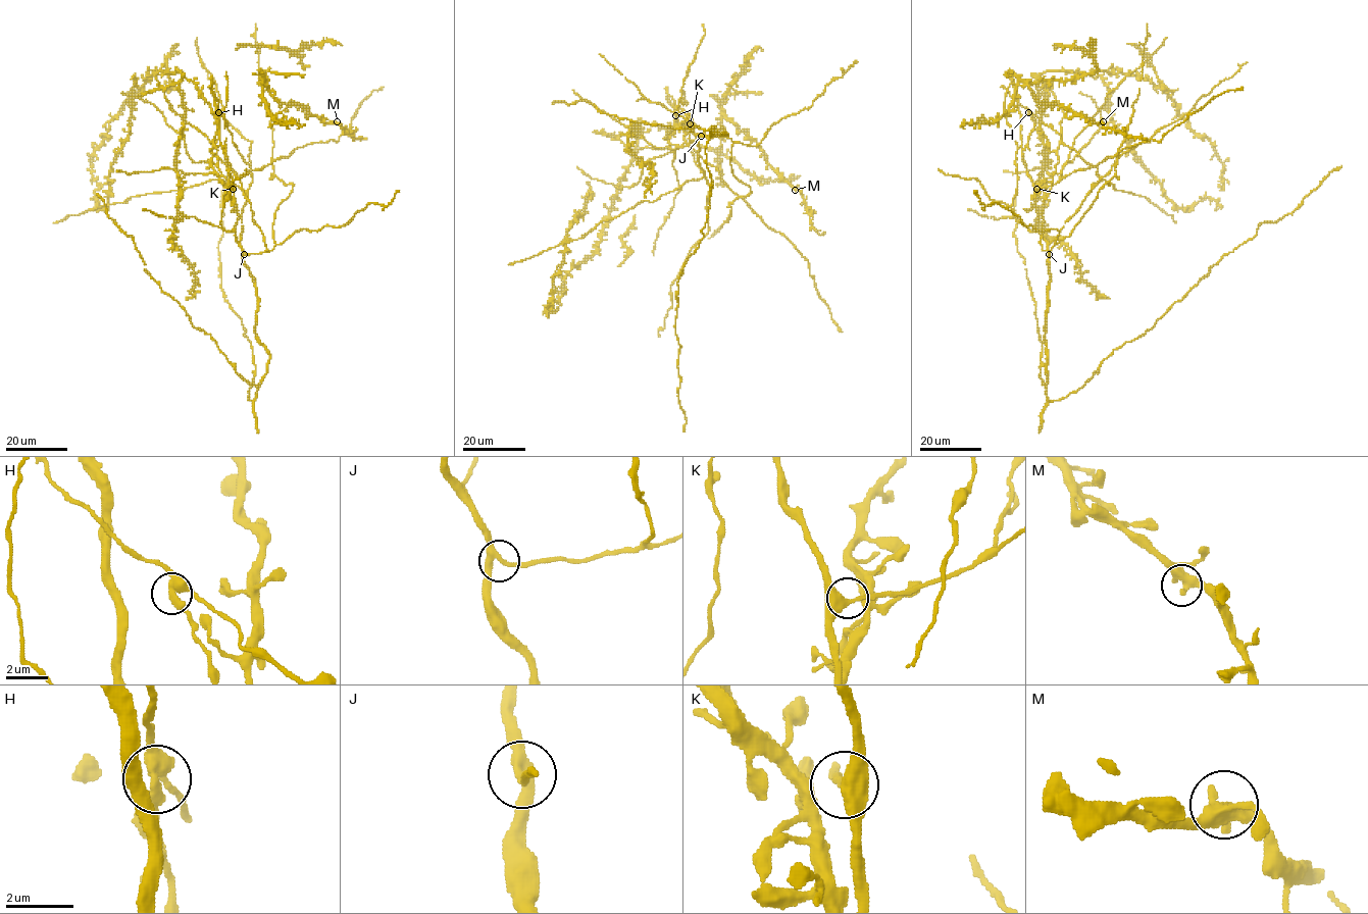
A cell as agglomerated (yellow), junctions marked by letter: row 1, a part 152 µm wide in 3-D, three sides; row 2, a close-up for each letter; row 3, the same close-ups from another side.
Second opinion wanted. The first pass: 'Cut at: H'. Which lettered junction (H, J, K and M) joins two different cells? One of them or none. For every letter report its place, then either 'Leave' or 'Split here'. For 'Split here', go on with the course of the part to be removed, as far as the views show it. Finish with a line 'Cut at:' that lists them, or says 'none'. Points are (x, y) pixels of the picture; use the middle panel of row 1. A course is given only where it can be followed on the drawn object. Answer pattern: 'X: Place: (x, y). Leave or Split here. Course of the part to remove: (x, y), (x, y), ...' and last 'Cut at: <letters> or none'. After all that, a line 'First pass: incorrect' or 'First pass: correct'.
H: Place: (675, 115). Split here
J: Place: (701, 136). Leave
K: Place: (690, 123). Leave
M: Place: (795, 190). Leave
Cut at: H
First pass: correct

